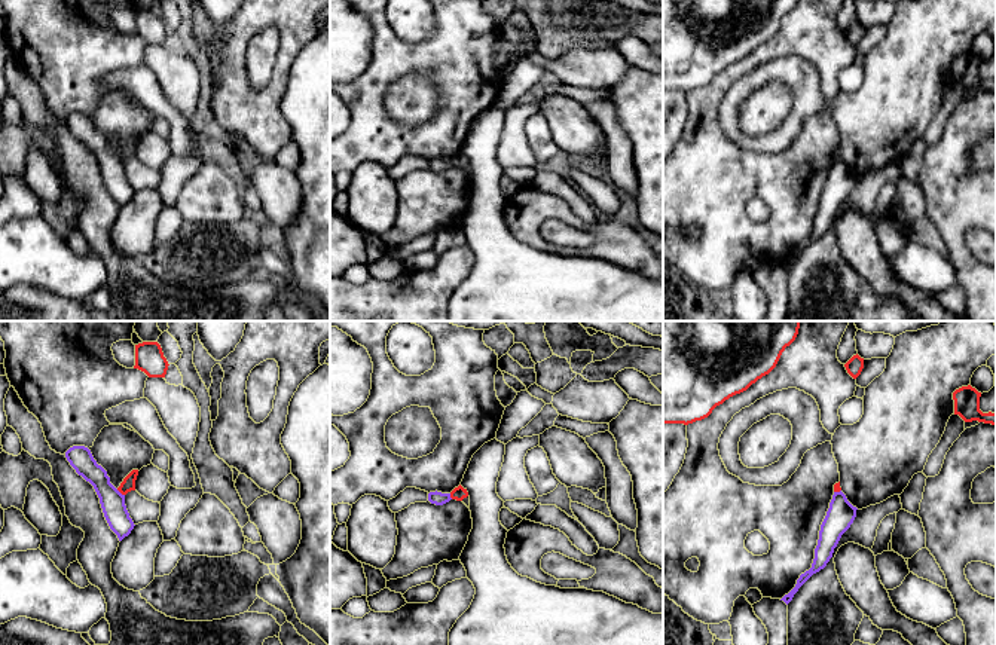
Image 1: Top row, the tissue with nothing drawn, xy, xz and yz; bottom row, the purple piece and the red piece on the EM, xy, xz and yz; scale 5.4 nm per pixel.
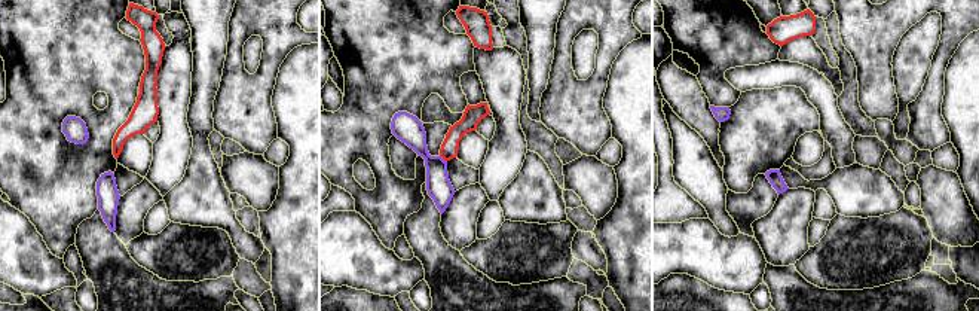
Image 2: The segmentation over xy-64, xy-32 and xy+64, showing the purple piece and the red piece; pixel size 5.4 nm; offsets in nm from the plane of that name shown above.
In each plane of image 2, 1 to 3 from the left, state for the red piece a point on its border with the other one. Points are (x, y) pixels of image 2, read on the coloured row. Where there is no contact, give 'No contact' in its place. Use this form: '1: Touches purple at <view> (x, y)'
1: No contact
2: Touches purple at xy-32 (441, 158)
3: No contact

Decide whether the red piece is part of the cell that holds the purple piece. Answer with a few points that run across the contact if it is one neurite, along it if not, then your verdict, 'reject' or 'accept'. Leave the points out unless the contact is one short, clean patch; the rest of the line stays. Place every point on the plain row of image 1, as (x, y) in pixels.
xy (116, 156), (124, 162) | reject

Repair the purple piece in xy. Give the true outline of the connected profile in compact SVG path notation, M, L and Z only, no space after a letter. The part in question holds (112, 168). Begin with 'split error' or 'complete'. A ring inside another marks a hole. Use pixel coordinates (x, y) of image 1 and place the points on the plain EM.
complete; M73 113L65 119L65 125L79 143L94 153L110 196L122 208L135 193L126 177L125 162L110 150L107 138L97 131L88 114Z

